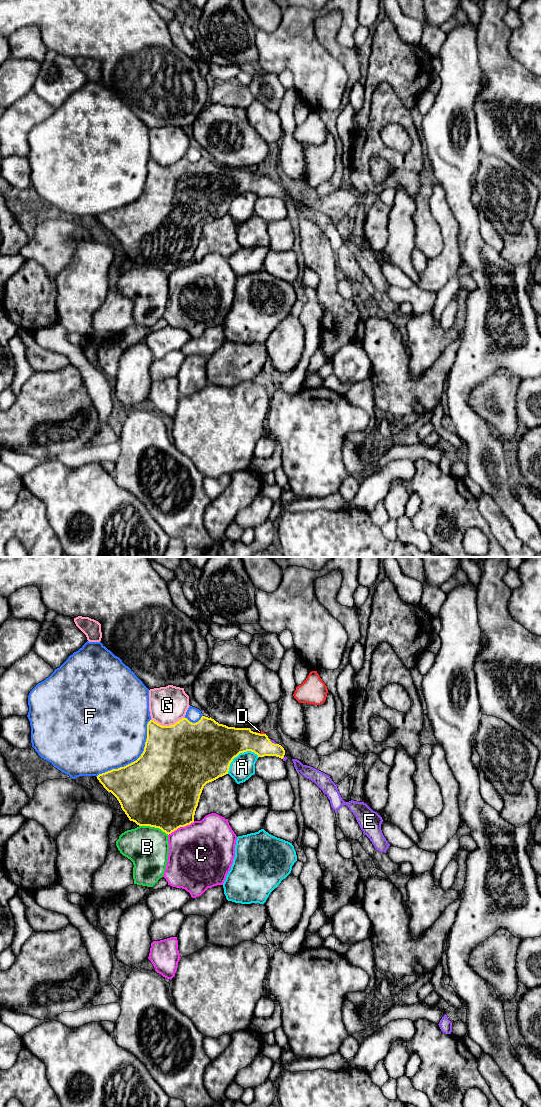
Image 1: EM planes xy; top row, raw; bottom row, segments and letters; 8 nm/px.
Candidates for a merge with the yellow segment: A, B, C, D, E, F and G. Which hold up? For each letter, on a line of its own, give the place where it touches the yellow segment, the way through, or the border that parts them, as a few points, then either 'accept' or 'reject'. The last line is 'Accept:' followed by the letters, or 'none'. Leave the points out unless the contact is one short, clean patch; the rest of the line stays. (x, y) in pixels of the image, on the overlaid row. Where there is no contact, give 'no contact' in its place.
A: xy (238, 754) | reject
B: xy (154, 826) | reject
C: xy (181, 826) | reject
D: xy (259, 733) | reject
E: xy (273, 743) | across xy (242, 740), (257, 743), (273, 743), (272, 741) | accept
F: xy (137, 759) | reject
G: xy (167, 726) | reject
Accept: E

